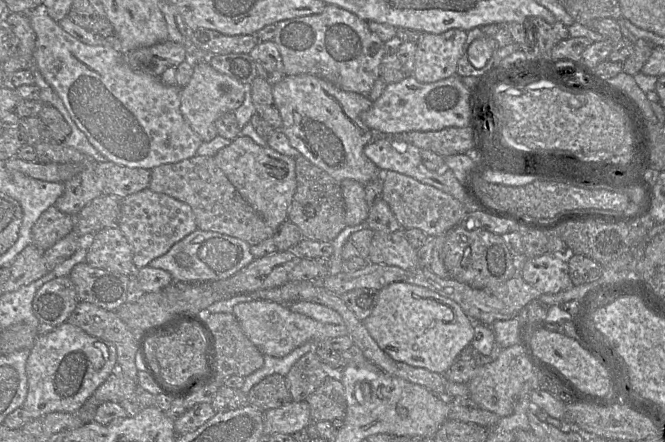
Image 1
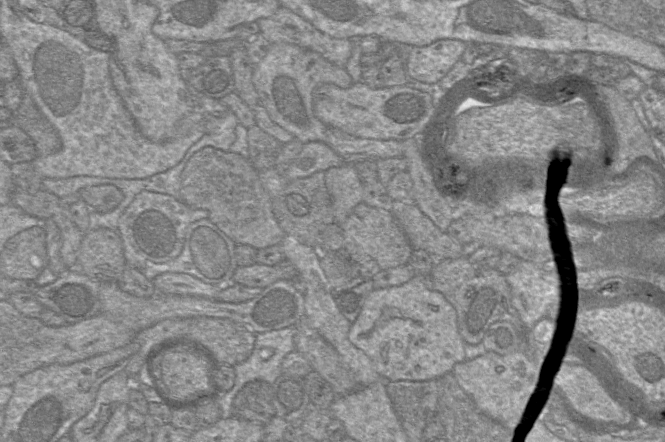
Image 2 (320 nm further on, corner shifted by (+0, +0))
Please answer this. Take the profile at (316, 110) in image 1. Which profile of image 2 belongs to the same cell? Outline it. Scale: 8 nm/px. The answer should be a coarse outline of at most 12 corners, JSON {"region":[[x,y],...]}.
{"region":[[270,44],[252,81],[270,118],[325,143],[314,88],[353,84],[317,52]]}

